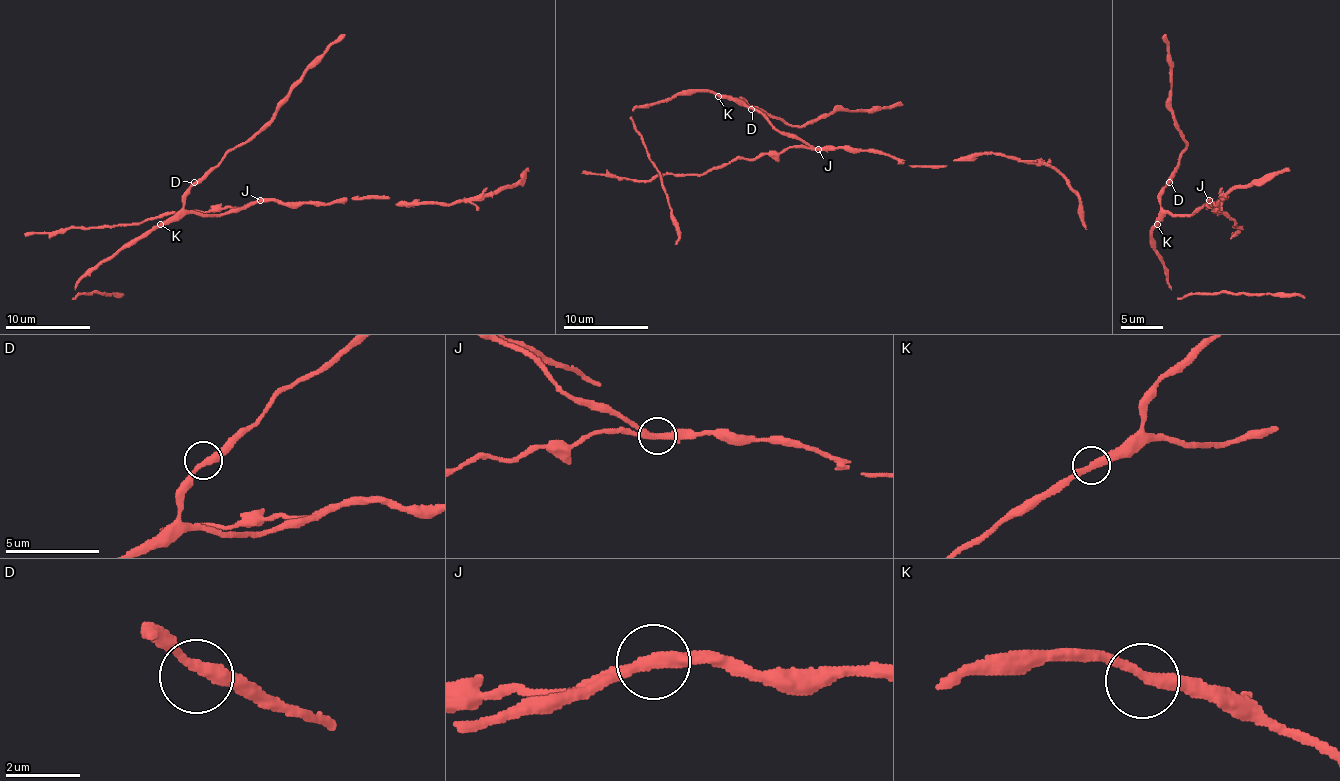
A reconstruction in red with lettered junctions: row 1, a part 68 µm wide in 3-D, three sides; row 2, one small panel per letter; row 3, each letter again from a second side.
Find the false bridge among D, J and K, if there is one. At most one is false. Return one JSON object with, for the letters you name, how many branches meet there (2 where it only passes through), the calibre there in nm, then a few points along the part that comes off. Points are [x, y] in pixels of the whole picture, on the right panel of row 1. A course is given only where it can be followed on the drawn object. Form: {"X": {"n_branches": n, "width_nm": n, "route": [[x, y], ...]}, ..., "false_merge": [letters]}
{"J": {"n_branches": 2, "width_nm": 340, "route": [[1210, 201], [1207, 207], [1220, 211], [1241, 228], [1231, 237]]}, "false_merge": ["J"]}

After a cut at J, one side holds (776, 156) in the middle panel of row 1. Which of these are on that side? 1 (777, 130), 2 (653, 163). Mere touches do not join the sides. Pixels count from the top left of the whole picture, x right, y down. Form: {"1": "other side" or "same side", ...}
{"1": "other side", "2": "other side"}

